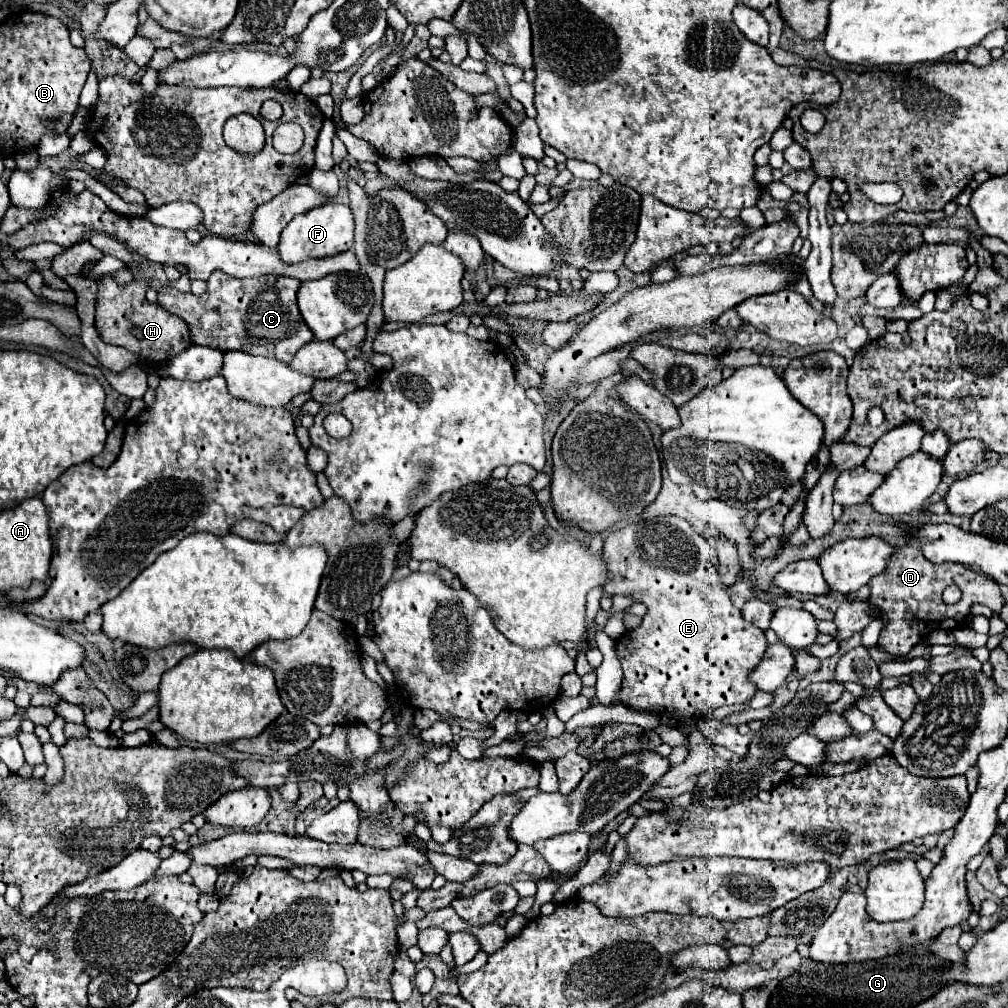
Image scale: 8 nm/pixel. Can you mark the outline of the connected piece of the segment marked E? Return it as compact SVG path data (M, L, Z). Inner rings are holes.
M664 517L648 523L632 523L620 531L608 531L604 535L602 557L608 569L604 591L610 597L632 597L648 607L642 623L616 641L616 657L624 671L620 691L614 695L616 705L626 705L636 711L672 713L666 717L680 725L690 723L696 717L708 717L716 707L748 703L754 697L758 689L748 677L762 661L768 641L764 631L746 623L742 611L732 605L718 573L716 549L710 541L694 533L688 521L680 517Z

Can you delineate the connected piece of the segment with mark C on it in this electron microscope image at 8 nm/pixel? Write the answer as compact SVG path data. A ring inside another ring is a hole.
M214 271L208 279L208 291L204 295L198 297L192 293L182 293L174 287L162 287L158 291L158 303L188 323L194 345L208 345L220 351L236 349L290 363L296 351L314 339L296 307L298 287L300 281L290 277L262 275L252 279L236 279L222 271Z

